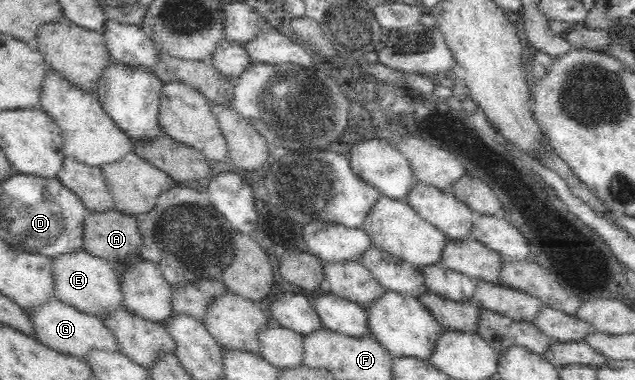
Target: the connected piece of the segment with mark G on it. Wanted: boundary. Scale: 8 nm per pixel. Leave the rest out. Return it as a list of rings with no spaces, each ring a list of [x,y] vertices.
[[[55,298],[37,307],[31,314],[35,338],[44,346],[61,352],[72,358],[87,360],[89,352],[111,352],[121,354],[115,335],[105,326],[103,319],[95,315],[85,314],[77,309],[65,305]]]

